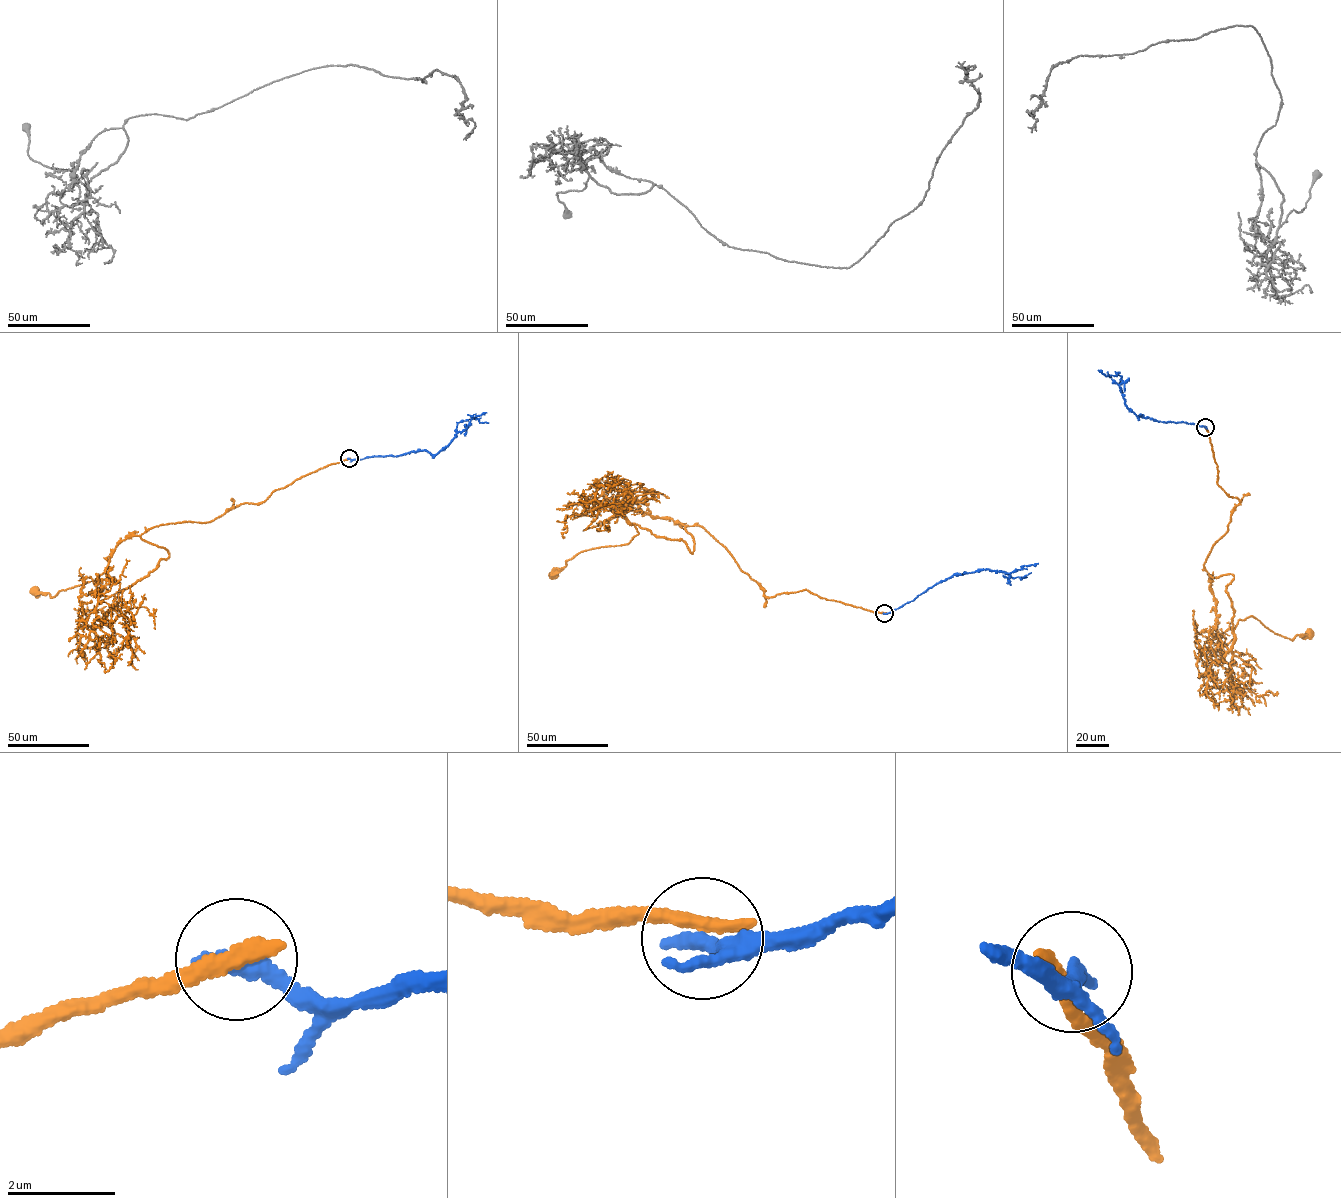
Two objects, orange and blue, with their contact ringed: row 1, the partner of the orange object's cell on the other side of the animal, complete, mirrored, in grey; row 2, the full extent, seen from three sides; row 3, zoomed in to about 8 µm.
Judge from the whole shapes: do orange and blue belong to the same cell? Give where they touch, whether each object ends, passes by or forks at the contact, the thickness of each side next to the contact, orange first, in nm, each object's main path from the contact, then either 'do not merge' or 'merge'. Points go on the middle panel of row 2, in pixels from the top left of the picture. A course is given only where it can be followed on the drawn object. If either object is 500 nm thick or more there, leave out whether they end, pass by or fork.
place (884, 613); orange ends; blue ends; calibres 360 and 360 nm; course orange (884, 613), (804, 589), (767, 597), (698, 526), (691, 553), (635, 524), (628, 544), (554, 575); course blue (884, 613), (913, 601), (954, 574), (985, 569), (1023, 578), (1031, 573); do not merge

